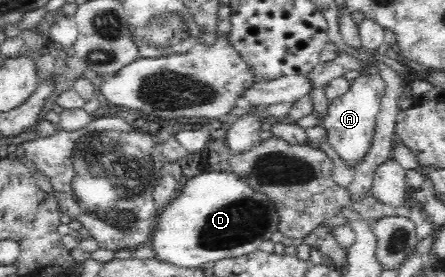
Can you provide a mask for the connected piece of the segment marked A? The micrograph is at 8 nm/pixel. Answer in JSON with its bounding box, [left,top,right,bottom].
[323,74,385,172]

